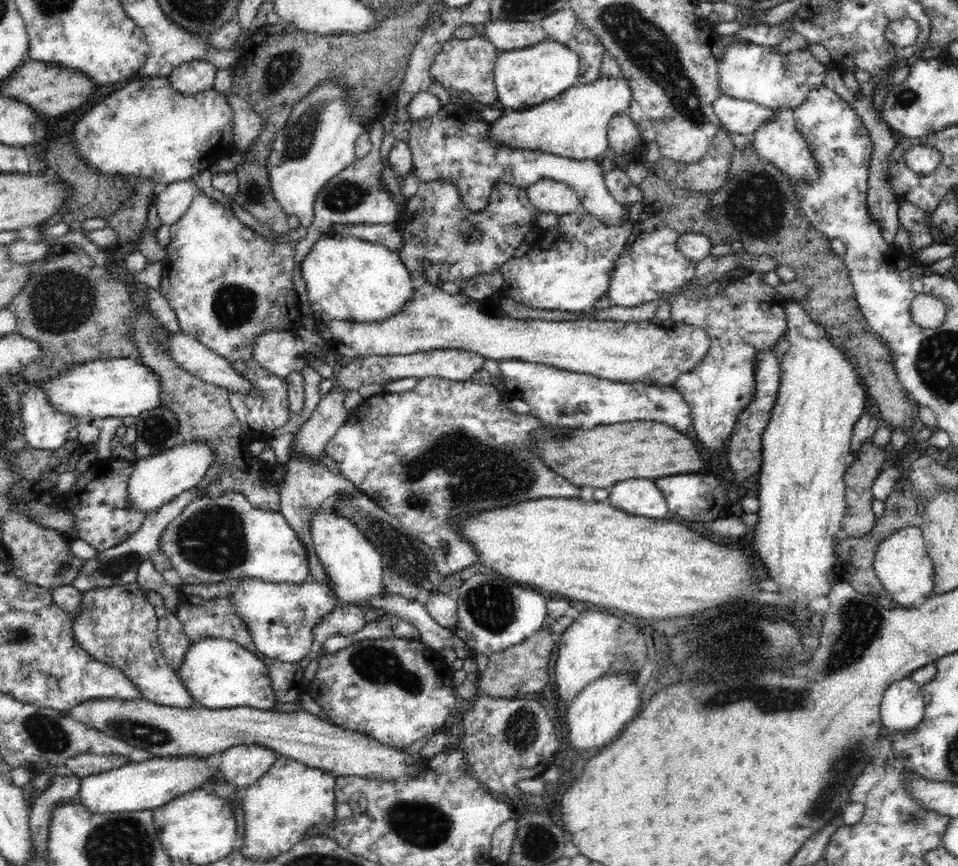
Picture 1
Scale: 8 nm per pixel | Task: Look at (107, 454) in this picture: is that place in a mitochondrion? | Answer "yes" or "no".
no

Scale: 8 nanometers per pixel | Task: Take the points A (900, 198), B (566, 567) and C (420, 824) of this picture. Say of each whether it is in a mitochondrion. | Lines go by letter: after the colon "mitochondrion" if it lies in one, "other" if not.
A: other
B: other
C: mitochondrion

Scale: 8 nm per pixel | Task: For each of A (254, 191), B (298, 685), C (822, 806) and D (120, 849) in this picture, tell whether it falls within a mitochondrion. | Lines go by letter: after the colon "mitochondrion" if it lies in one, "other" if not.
A: mitochondrion
B: other
C: mitochondrion
D: mitochondrion

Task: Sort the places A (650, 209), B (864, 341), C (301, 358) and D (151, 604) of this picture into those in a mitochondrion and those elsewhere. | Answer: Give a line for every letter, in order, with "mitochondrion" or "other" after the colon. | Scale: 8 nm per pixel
A: other
B: other
C: mitochondrion
D: other

